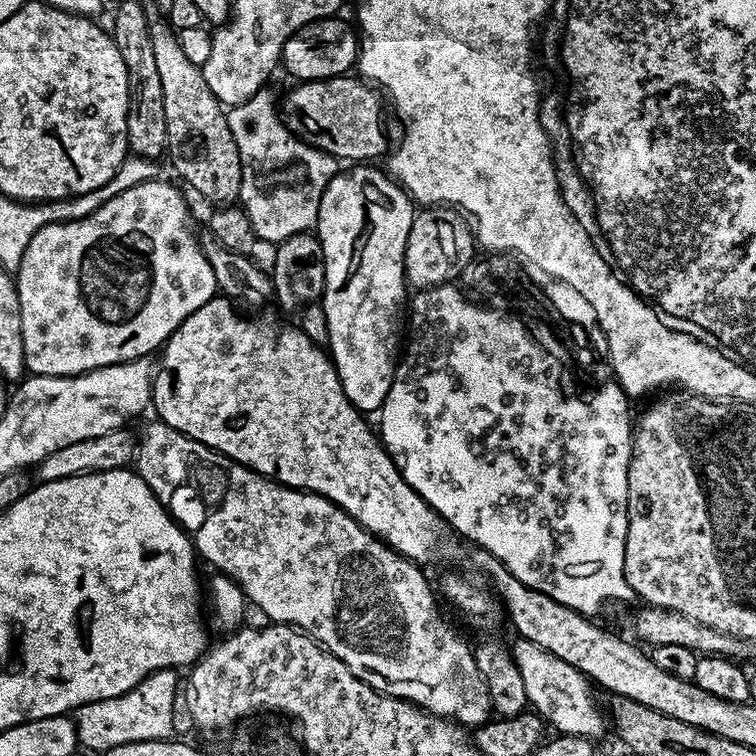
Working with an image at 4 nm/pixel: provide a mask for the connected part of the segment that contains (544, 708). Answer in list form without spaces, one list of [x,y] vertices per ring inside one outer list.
[[[517,639],[515,643],[511,645],[510,651],[521,671],[528,703],[537,714],[551,727],[553,724],[557,733],[566,736],[597,738],[602,735],[604,724],[606,728],[606,716],[600,713],[596,705],[597,693],[592,681],[574,670],[570,662],[562,662],[562,658],[550,654],[550,650],[542,650],[542,646],[534,646],[534,642]]]

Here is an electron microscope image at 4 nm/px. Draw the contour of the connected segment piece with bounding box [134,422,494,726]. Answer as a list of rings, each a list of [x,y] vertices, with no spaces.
[[[153,422],[145,426],[144,437],[141,435],[138,440],[134,468],[146,486],[153,489],[157,487],[156,480],[161,480],[168,488],[184,488],[188,500],[200,495],[201,506],[209,507],[200,524],[202,535],[236,524],[236,553],[221,562],[219,571],[233,580],[245,597],[268,615],[269,621],[291,624],[305,632],[330,654],[346,662],[350,674],[385,696],[408,700],[461,726],[488,723],[494,712],[492,698],[478,670],[474,648],[440,613],[441,601],[434,588],[432,593],[424,577],[425,569],[395,552],[374,533],[367,532],[350,513],[317,492],[277,484],[202,442],[184,436],[169,424]]]

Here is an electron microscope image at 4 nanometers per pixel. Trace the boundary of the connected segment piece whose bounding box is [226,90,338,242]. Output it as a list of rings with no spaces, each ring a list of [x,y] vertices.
[[[262,90],[246,102],[231,105],[226,115],[230,131],[238,146],[238,154],[241,155],[242,182],[239,203],[261,241],[279,242],[299,232],[307,233],[315,225],[320,199],[326,186],[336,177],[338,161],[336,157],[329,156],[321,148],[315,148],[307,139],[301,138],[289,128],[278,111],[278,96],[276,100],[275,94],[268,91]]]

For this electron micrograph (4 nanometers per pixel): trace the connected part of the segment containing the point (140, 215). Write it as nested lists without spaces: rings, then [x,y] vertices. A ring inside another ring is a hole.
[[[163,179],[147,180],[145,184],[134,186],[98,206],[81,220],[65,220],[62,224],[47,224],[30,238],[26,250],[22,254],[20,267],[15,269],[14,279],[18,286],[18,299],[22,301],[22,339],[26,349],[26,366],[33,376],[80,376],[84,372],[92,372],[102,366],[124,364],[128,360],[151,357],[165,342],[172,337],[172,332],[198,306],[206,306],[213,296],[217,295],[214,270],[201,248],[198,236],[192,233],[192,220],[188,217],[188,208],[180,201],[180,192],[172,184],[163,184]]]

